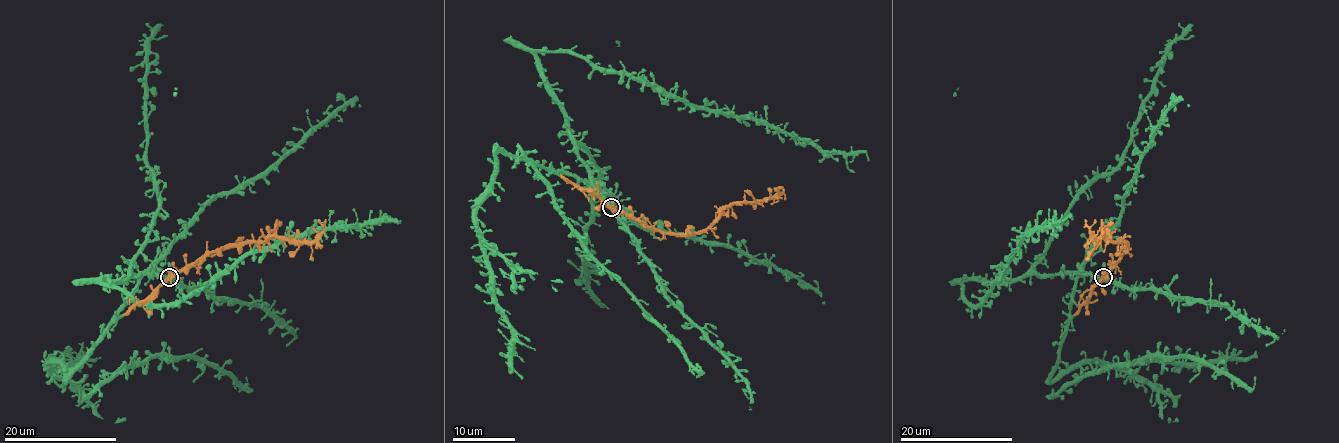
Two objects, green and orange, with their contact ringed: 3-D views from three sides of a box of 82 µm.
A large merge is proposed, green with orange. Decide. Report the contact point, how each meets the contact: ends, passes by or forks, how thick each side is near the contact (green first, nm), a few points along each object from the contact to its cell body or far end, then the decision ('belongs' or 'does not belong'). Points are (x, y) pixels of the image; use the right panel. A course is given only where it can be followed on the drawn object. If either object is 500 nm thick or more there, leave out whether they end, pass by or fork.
at (1103, 277); green forks there; orange forks there; 400 nm thick on the green side, 400 nm on the other; green runs (1102, 277), (1036, 274), (965, 281), (965, 299), (978, 305), (1022, 239), (1061, 220); orange runs (1103, 277), (1124, 253), (1126, 244), (1110, 243), (1103, 236), (1095, 240), (1085, 219); belongs

